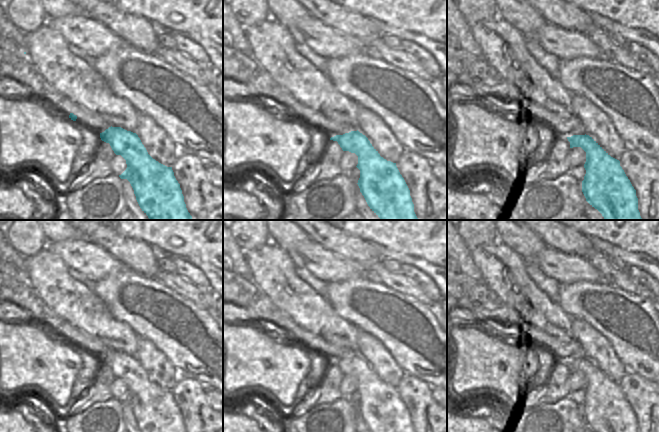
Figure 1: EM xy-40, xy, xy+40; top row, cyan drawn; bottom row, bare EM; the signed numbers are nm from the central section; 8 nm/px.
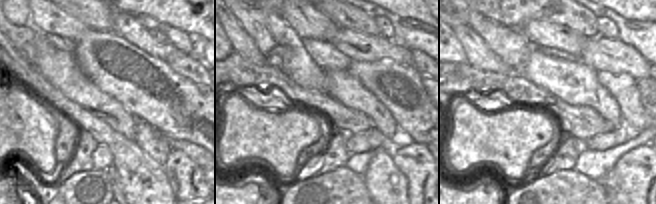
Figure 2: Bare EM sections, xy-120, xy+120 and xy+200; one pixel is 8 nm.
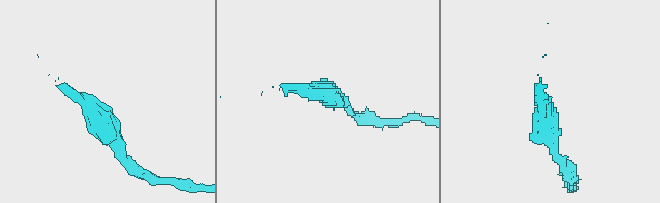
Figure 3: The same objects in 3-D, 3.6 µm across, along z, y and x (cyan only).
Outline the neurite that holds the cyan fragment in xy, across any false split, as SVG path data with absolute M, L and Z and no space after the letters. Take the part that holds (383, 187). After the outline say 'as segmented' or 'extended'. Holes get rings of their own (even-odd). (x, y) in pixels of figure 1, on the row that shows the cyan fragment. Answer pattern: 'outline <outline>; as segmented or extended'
outline M358 130L336 135L330 140L337 141L343 151L349 151L358 156L356 167L360 170L360 178L357 184L368 206L380 220L418 220L414 212L410 190L396 163L381 157L368 138Z; as segmented

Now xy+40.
outline M573 135L567 139L570 148L581 147L586 152L586 174L582 181L582 192L586 201L597 209L605 220L642 220L636 190L620 166L620 161L611 157L589 135Z; as segmented

